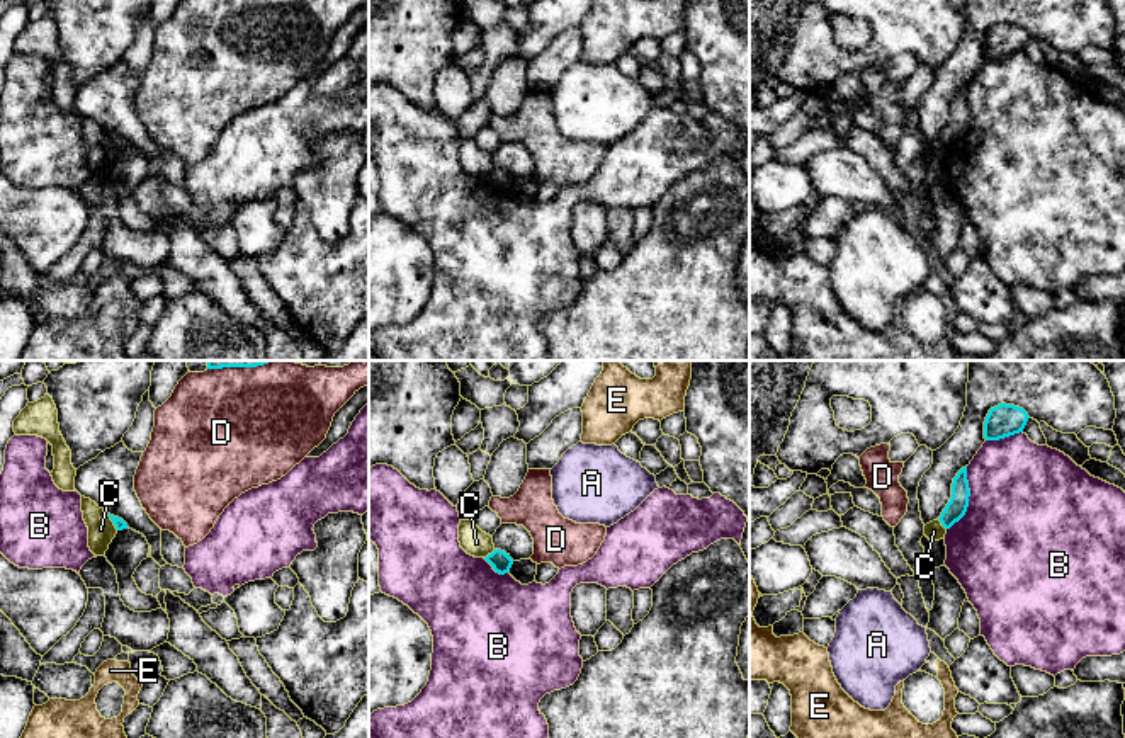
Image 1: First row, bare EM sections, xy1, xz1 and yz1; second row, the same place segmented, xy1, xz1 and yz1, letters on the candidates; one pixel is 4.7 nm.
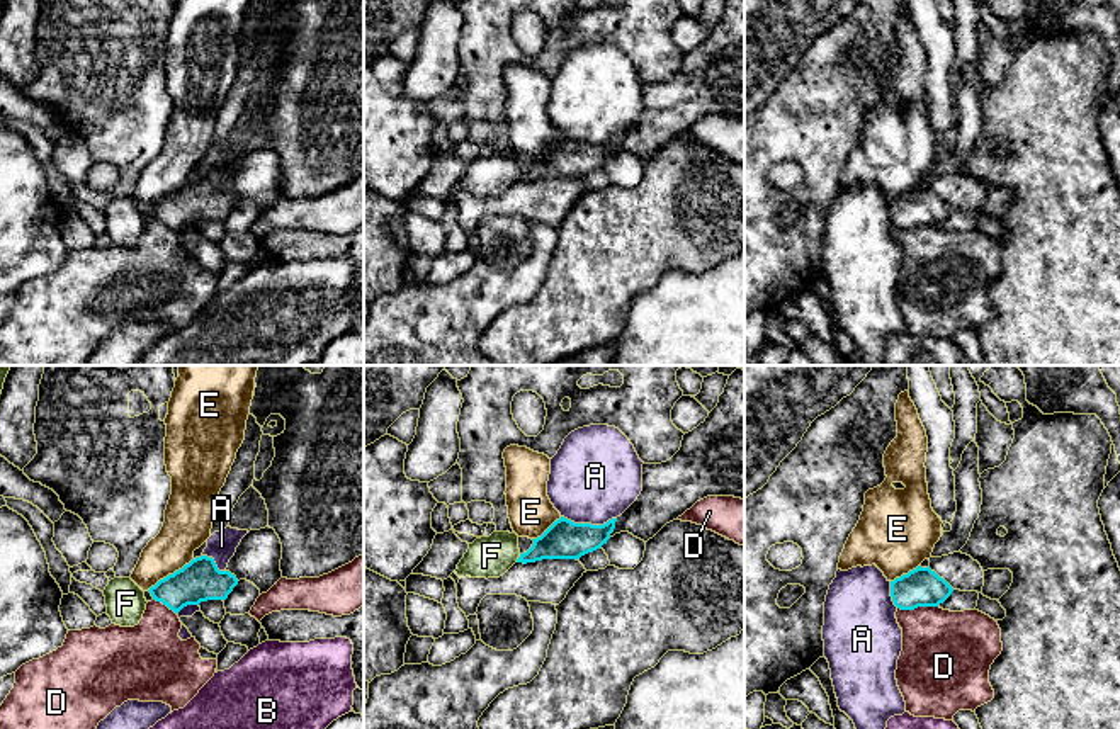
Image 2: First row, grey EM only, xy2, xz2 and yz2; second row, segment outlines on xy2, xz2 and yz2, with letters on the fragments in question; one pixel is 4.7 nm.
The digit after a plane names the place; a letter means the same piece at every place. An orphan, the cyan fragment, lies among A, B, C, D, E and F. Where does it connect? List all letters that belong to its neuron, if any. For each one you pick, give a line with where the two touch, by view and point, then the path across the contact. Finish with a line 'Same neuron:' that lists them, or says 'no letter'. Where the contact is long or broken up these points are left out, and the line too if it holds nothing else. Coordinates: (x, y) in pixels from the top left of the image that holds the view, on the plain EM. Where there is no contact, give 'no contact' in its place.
Same neuron: no letter

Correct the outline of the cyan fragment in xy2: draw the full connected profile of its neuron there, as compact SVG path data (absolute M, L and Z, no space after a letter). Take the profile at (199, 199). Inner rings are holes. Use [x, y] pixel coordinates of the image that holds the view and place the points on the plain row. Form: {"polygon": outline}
{"polygon": "M274 148L250 150L224 190L218 189L212 177L201 175L148 211L175 233L187 224L226 219L240 199L253 202L262 214L282 197L280 178L282 163Z"}

